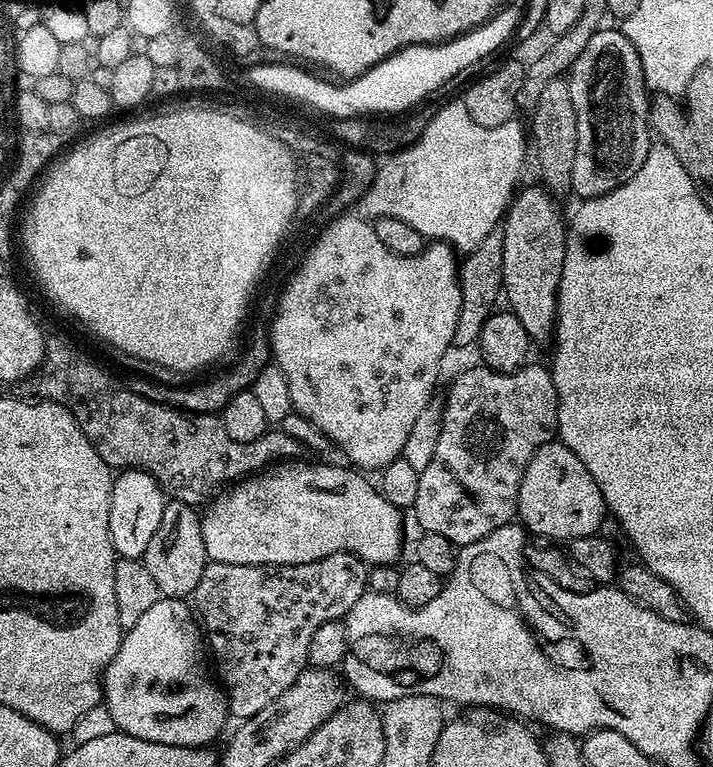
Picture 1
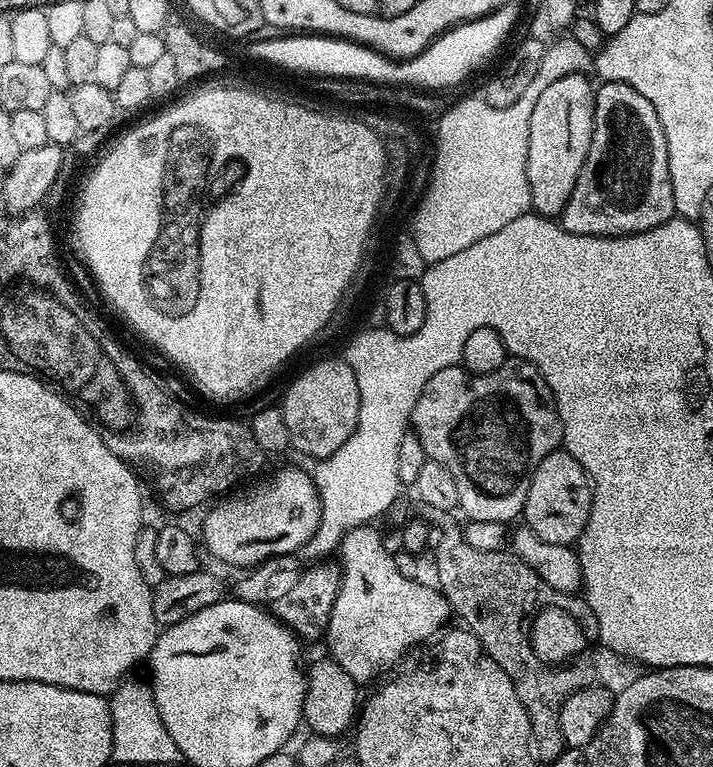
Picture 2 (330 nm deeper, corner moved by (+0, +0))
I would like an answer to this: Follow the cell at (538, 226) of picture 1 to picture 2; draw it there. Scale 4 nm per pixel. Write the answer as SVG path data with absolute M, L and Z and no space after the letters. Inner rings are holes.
M585 73L566 74L558 78L558 82L550 82L546 90L542 90L538 102L535 103L534 114L530 119L529 154L526 162L526 178L530 182L532 195L531 211L537 216L549 218L559 217L564 211L566 202L570 202L570 194L580 177L582 166L588 157L592 131L596 125L596 88L588 81Z

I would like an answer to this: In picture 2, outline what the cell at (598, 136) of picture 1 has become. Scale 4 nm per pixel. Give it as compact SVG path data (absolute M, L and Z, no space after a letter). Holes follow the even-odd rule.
M601 83L596 88L596 125L592 131L590 150L580 171L578 182L570 194L570 202L566 202L564 211L558 217L560 227L567 232L582 234L583 236L631 236L634 232L645 232L651 228L657 228L667 220L673 219L675 212L674 194L671 193L670 166L667 164L666 134L663 133L662 124L658 120L658 114L655 113L654 106L638 90L634 90L628 84Z

